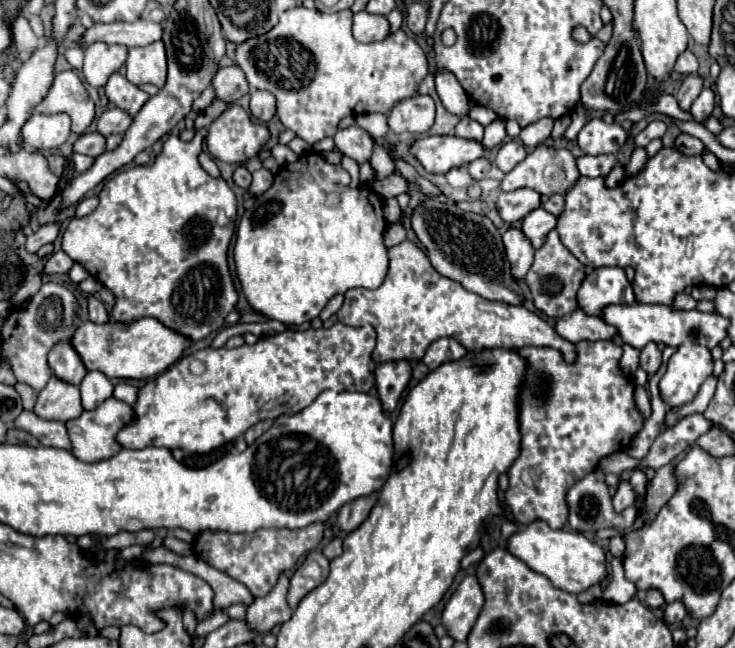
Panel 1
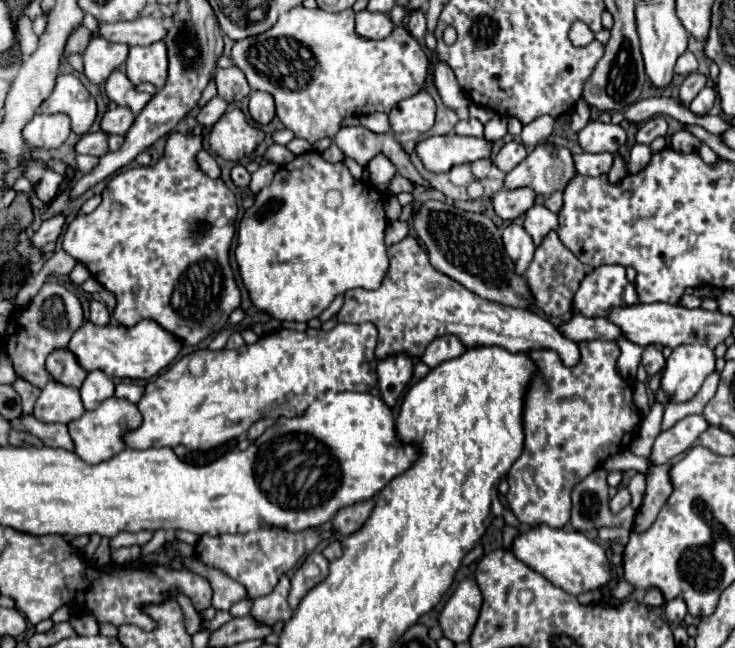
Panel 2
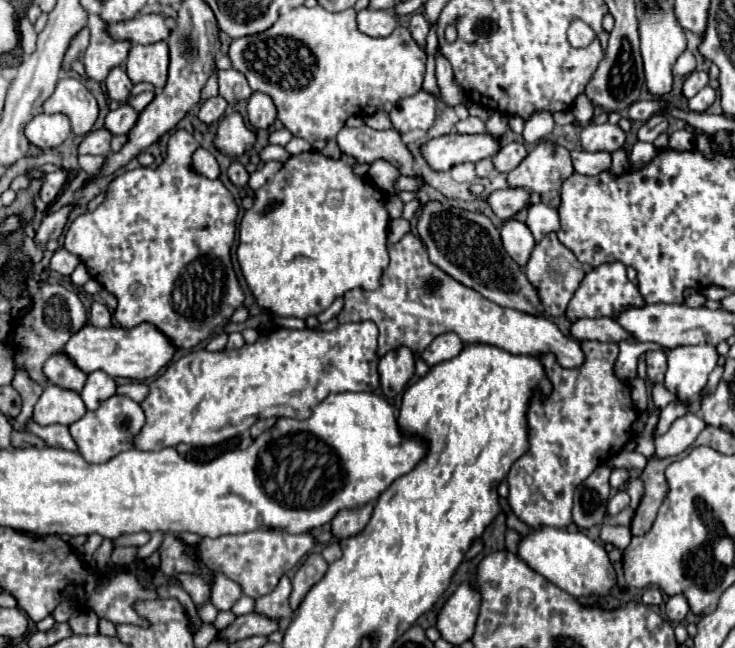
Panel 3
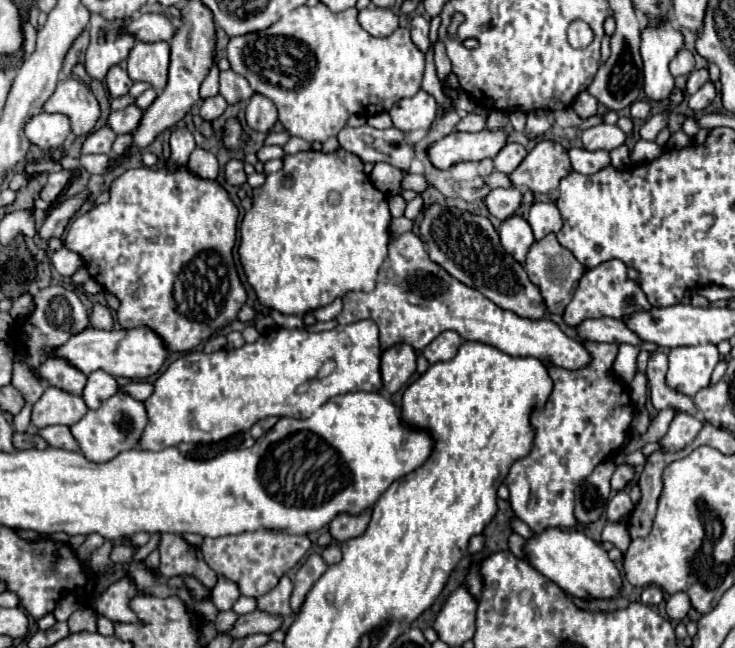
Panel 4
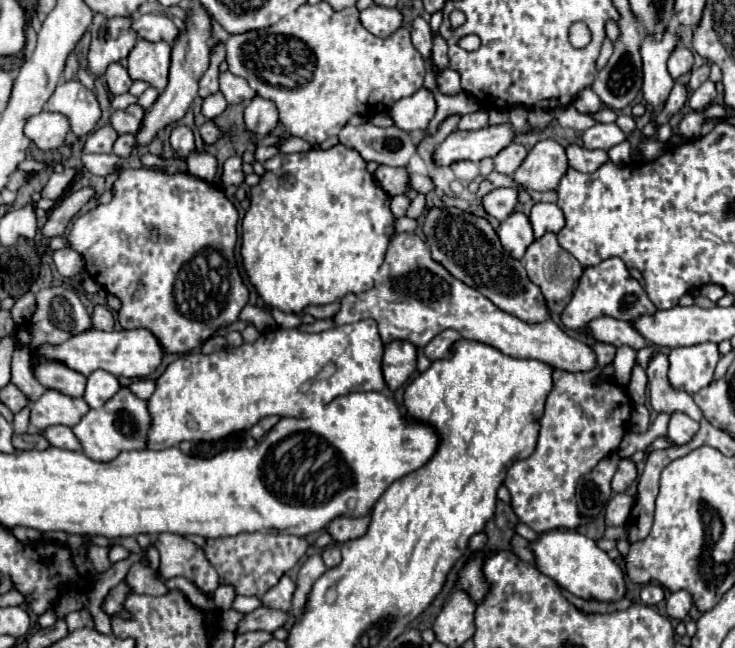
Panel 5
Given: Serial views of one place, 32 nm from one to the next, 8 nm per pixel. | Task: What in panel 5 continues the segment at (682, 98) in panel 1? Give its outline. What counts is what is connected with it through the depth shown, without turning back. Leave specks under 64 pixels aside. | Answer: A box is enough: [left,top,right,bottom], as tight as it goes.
[688,64,710,92]

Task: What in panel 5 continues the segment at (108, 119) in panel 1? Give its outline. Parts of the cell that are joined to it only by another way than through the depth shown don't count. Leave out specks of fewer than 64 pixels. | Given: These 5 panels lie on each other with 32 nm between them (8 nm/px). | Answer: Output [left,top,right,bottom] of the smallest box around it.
[110,104,146,134]

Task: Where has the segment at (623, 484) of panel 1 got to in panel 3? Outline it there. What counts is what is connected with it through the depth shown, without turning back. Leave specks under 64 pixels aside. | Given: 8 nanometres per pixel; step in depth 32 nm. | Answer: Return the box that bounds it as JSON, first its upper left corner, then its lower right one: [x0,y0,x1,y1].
[608,488,630,516]

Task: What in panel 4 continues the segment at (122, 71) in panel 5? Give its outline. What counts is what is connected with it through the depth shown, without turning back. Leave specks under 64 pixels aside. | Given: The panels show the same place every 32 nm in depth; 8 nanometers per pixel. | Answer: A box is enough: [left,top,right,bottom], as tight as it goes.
[106,66,132,98]

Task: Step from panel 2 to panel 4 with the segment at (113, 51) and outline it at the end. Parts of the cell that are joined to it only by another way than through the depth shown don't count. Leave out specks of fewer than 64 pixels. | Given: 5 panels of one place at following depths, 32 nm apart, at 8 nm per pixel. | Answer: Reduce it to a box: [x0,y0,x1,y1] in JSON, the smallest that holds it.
[84,14,134,80]

